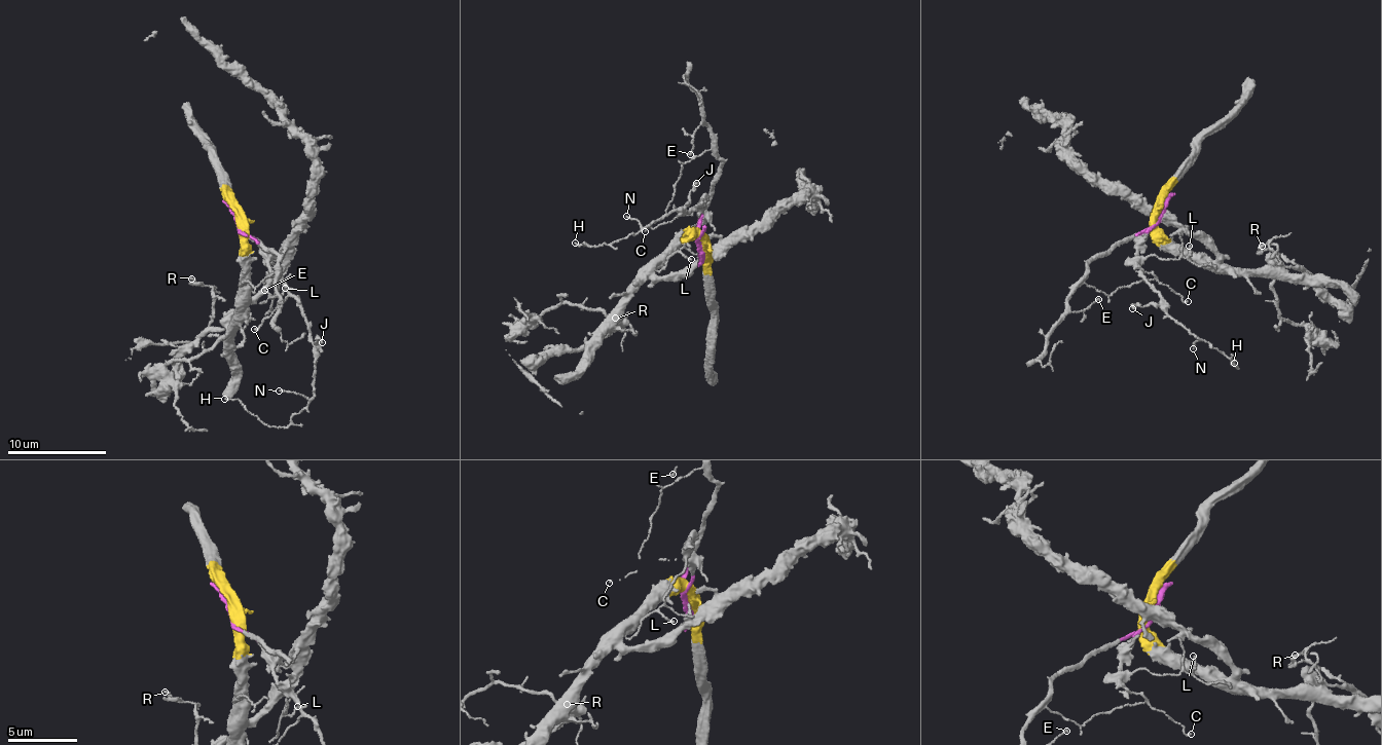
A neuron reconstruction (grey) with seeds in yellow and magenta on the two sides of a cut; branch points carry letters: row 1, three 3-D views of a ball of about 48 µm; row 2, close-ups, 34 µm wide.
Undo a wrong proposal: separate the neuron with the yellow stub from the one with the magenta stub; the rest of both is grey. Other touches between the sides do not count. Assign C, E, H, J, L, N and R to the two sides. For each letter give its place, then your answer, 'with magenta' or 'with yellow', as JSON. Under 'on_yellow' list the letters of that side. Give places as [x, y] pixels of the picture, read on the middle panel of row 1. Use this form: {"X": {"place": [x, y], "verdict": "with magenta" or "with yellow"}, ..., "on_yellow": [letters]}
{"C": {"place": [645, 231], "verdict": "with magenta"}, "E": {"place": [690, 154], "verdict": "with magenta"}, "H": {"place": [575, 243], "verdict": "with magenta"}, "J": {"place": [696, 183], "verdict": "with magenta"}, "L": {"place": [691, 259], "verdict": "with magenta"}, "N": {"place": [626, 216], "verdict": "with magenta"}, "R": {"place": [615, 318], "verdict": "with yellow"}, "on_yellow": ["R"]}

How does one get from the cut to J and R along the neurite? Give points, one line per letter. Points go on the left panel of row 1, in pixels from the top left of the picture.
J: (238, 216), (238, 229), (257, 244), (270, 273), (298, 301), (315, 346), (317, 339), (322, 343)
R: (237, 215), (247, 252), (242, 309), (231, 328), (218, 331), (211, 325), (211, 288), (191, 277)

